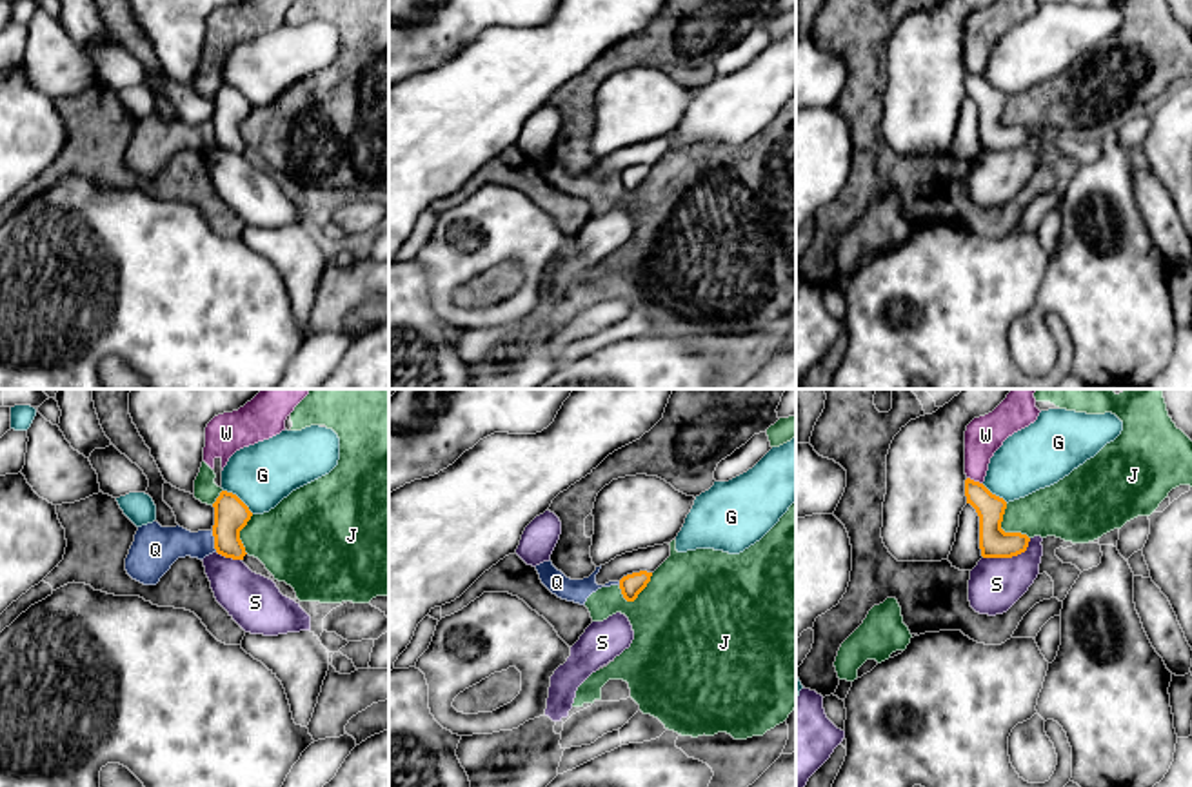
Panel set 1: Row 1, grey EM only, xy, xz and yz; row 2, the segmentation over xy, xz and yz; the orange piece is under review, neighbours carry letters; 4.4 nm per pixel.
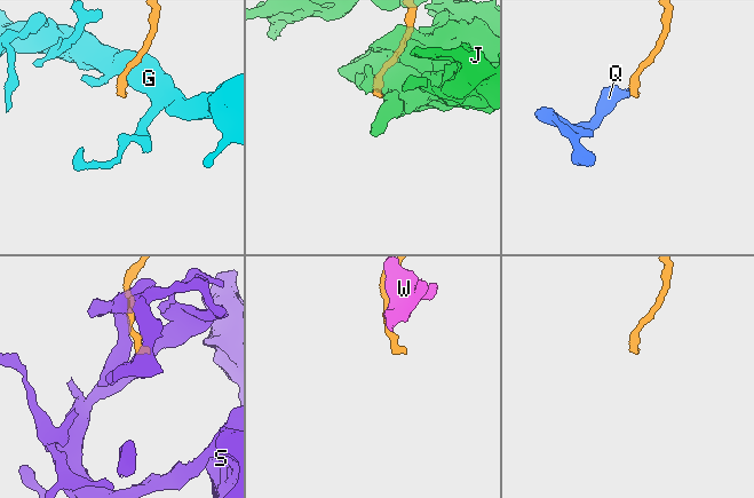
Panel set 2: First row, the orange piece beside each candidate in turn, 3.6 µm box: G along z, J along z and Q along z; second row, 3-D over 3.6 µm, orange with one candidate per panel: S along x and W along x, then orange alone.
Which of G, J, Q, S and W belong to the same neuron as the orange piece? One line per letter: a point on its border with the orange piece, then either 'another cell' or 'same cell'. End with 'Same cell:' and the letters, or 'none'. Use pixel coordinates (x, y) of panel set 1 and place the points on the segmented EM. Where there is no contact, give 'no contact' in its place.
G: xy (238, 498) | another cell
J: yz (1002, 529) | another cell
Q: xy (215, 542) | another cell
S: yz (1009, 557) | another cell
W: yz (973, 480) | another cell
Same cell: none

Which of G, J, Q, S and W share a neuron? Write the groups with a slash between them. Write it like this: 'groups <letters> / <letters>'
groups G / J Q W / S

